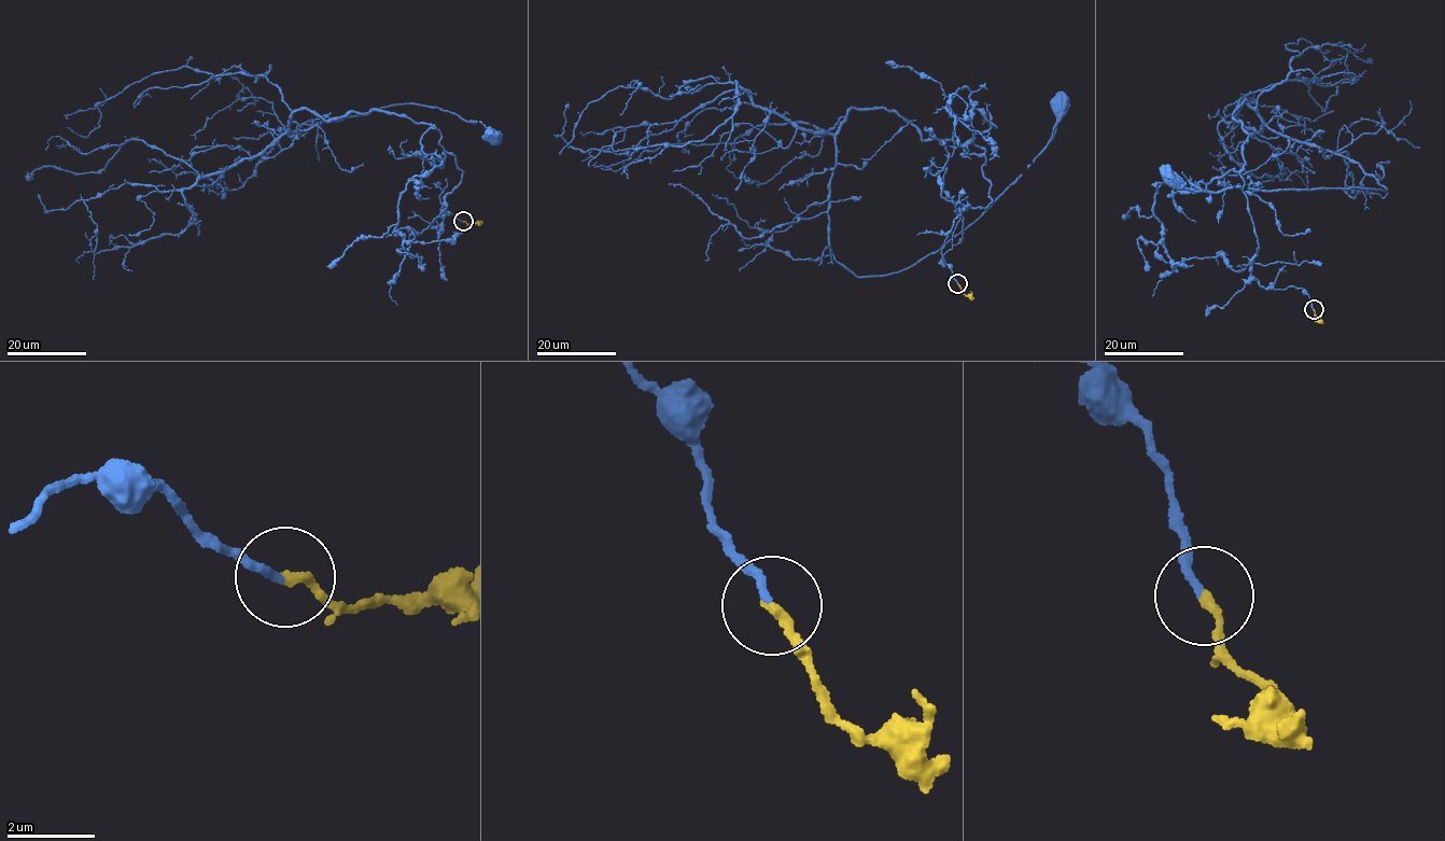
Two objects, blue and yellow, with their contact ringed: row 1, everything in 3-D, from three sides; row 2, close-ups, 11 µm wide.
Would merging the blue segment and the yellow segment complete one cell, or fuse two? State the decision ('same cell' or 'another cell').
same cell

